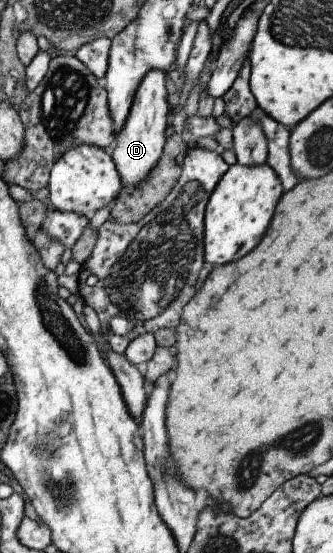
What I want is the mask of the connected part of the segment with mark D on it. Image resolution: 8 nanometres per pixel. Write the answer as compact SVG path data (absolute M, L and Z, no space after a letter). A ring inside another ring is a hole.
M151 69L143 75L135 89L125 125L109 150L122 186L139 185L161 156L166 141L165 130L168 128L167 116L172 112L167 106L165 76L159 69Z

